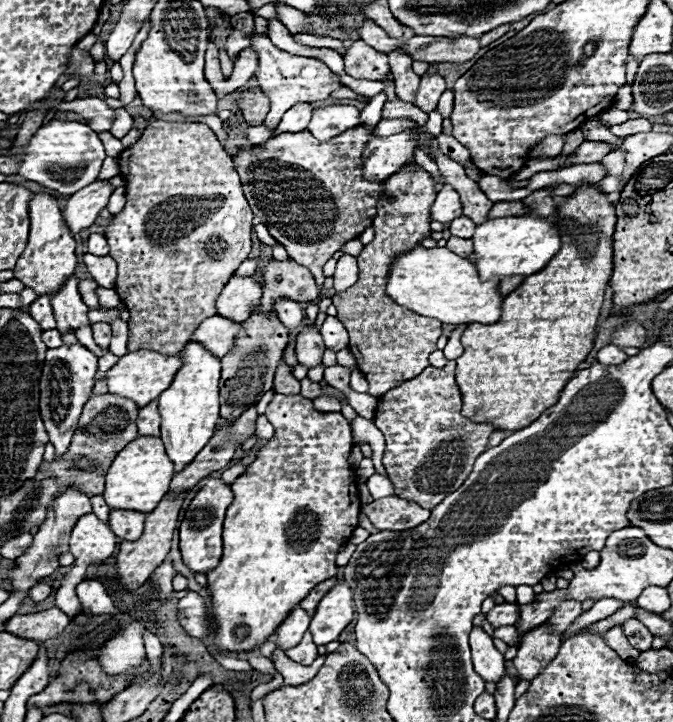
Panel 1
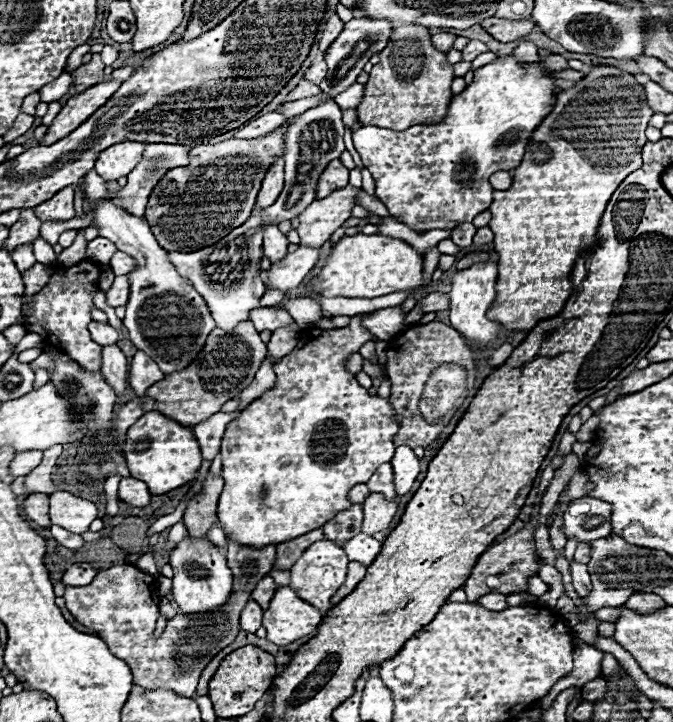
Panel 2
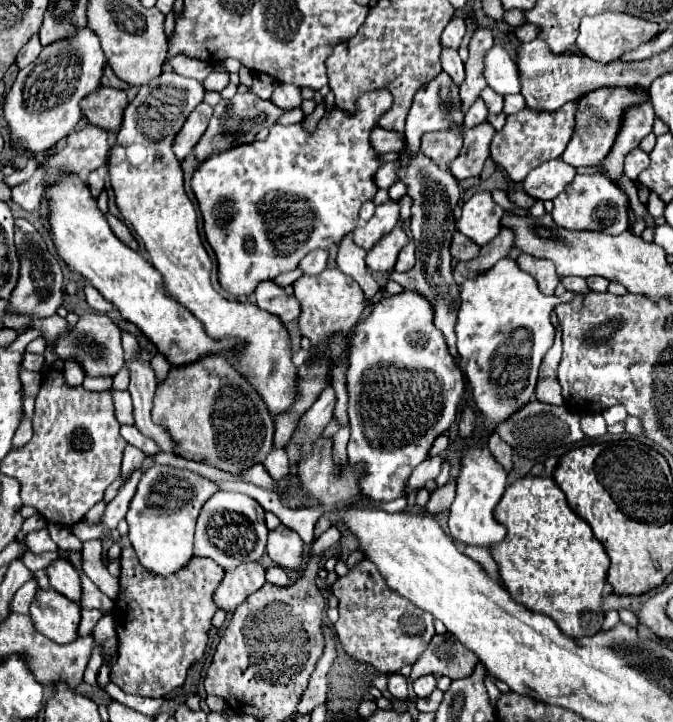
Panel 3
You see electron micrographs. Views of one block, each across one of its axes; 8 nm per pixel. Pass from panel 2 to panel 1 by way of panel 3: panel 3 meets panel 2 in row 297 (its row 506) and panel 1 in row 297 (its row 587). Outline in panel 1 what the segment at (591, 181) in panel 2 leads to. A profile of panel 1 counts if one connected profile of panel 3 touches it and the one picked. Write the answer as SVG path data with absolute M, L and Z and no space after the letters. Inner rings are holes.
M580 182L578 188L574 190L574 194L566 196L558 206L556 206L556 212L552 214L552 220L554 220L554 228L558 228L558 234L562 236L562 248L558 252L558 256L554 256L554 260L550 260L550 264L534 274L534 276L528 276L522 284L518 284L518 288L514 292L510 292L508 296L504 296L504 302L502 302L502 316L496 324L468 324L468 328L464 330L462 334L462 344L464 344L464 354L456 360L456 382L460 386L460 392L462 392L462 412L464 416L468 416L470 420L488 420L494 428L498 430L518 430L518 428L524 428L526 424L532 424L532 420L536 420L546 408L550 408L562 388L566 386L566 382L572 378L572 372L578 370L578 364L584 362L586 354L592 350L592 340L594 340L594 334L596 334L596 322L598 322L598 316L600 316L600 308L602 308L602 302L604 302L604 290L610 282L610 276L612 276L612 234L614 234L614 224L616 224L616 212L614 212L614 204L608 202L608 196L604 192L598 192L594 188L594 184L588 184L588 182Z

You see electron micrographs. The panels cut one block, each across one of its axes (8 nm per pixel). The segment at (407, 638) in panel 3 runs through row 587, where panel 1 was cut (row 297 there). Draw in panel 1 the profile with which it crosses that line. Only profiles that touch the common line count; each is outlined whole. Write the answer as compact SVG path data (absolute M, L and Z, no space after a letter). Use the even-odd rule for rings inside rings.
M416 162L406 164L396 174L392 174L384 182L384 192L376 204L376 218L374 226L374 240L364 246L362 254L358 256L360 278L358 282L338 292L332 302L338 308L338 320L350 332L350 352L356 358L358 370L370 384L368 394L380 398L388 390L404 384L406 380L418 376L428 366L428 356L436 350L436 340L440 338L440 320L418 316L384 294L386 288L386 274L390 270L392 260L420 244L422 238L430 234L430 204L438 192L438 182L432 178Z

